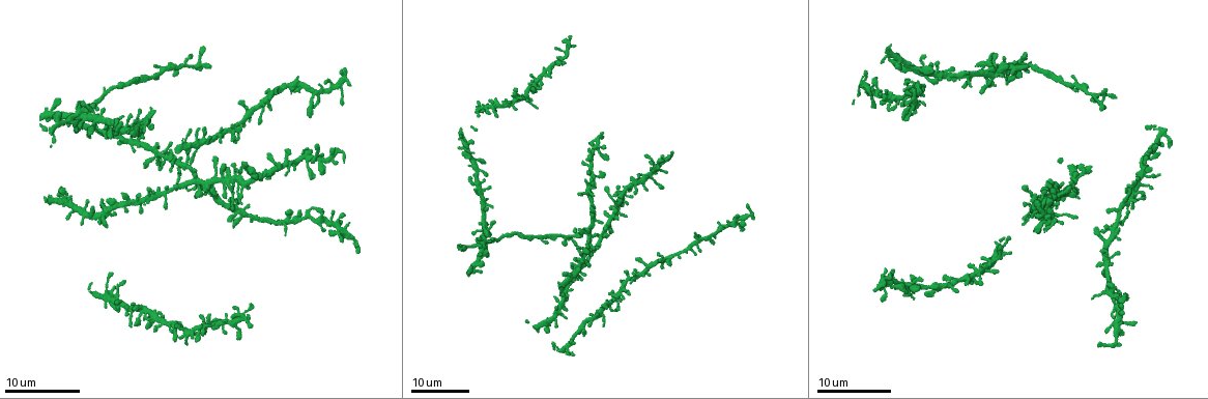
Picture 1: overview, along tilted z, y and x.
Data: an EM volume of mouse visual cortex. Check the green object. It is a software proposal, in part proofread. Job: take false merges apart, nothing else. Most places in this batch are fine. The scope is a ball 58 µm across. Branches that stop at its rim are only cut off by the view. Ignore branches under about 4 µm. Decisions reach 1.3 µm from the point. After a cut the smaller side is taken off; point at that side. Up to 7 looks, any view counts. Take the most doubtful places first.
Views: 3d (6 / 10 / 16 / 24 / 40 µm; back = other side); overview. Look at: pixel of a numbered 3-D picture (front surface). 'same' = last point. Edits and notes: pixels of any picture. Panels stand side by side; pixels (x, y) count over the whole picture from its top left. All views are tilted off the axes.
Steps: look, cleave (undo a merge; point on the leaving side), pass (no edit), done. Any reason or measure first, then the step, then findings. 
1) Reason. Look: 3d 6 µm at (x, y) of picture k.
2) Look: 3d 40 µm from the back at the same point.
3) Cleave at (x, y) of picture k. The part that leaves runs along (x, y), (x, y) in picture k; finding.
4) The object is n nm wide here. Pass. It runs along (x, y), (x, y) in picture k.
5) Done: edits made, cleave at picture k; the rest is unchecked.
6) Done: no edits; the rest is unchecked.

Looks like a crossing. Look: 3d 16 µm at (239, 176) of picture 1.

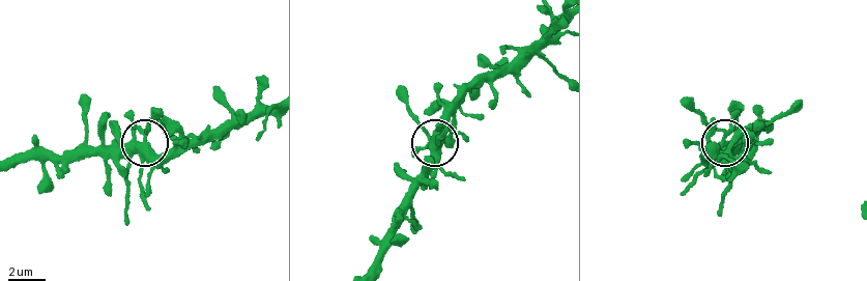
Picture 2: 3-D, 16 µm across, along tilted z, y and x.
Zoom in. Look: 3d 6 µm at (144, 141) of picture 2.

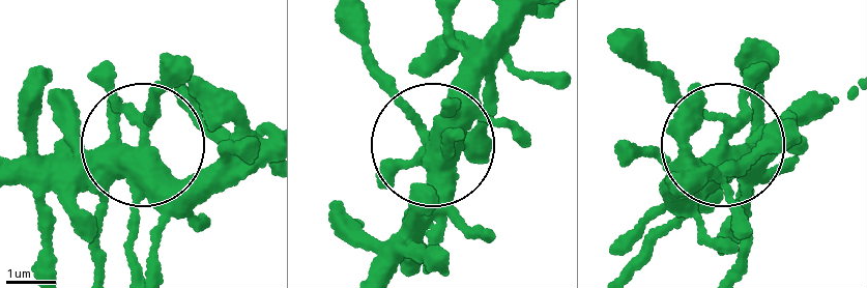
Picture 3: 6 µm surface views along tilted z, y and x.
4 arms meet here. Pass. All the same neuron.

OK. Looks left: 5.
Looks like a crossing. Look: 3d 24 µm at (565, 236) of picture 1.

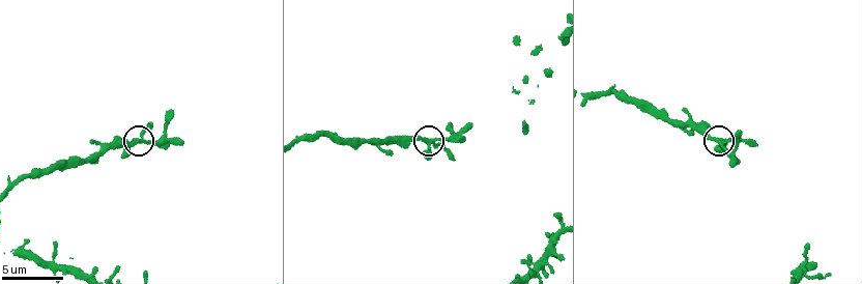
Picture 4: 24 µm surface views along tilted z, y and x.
Look: 3d 10 µm at (431, 142) of picture 4.

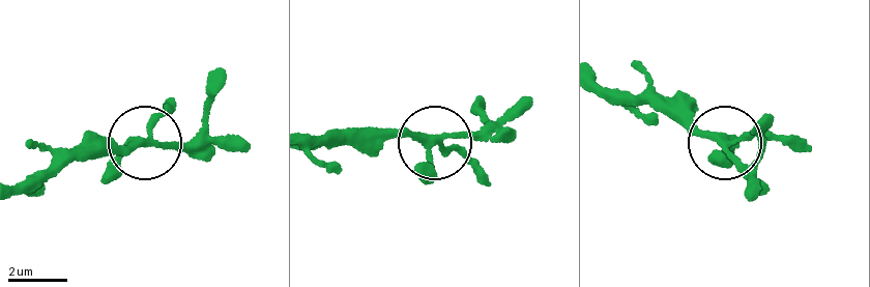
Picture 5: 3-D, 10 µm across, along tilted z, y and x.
The object is 220 nm wide here. Pass. It runs along (146, 142), (78, 156) in picture 5; continuous, no second neuron.

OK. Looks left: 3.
Calibre changes. Look: 3d 24 µm at (336, 152) of picture 1.

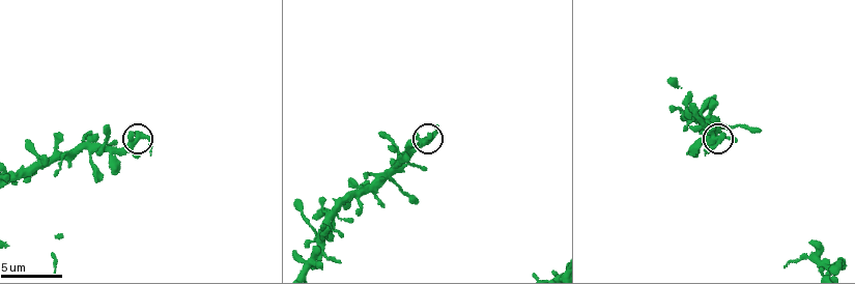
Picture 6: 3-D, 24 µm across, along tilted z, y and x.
Look: 3d 10 µm at (137, 137) of picture 6.

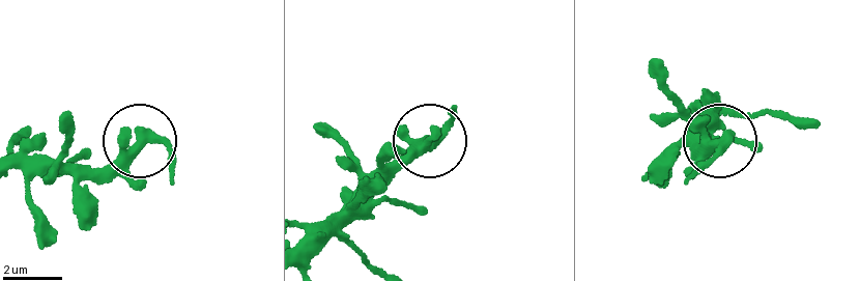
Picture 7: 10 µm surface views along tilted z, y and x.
3 arms meet here. Pass. All the same neuron.

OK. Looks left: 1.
Done: no edits; the rest is unchecked.

